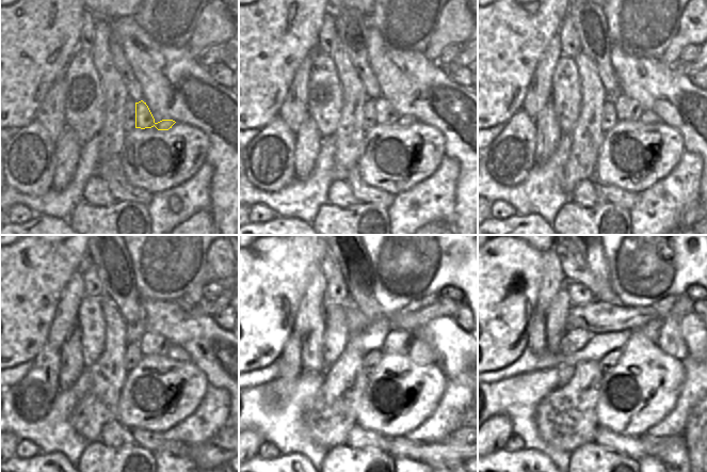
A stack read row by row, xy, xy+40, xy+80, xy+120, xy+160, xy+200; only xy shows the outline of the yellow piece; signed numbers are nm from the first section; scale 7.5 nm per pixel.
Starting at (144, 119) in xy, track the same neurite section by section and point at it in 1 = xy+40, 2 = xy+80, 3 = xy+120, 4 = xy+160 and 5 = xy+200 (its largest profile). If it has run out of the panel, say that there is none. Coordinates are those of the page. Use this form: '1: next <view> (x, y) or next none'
1: next xy+40 (385, 113)
2: next xy+80 (626, 108)
3: next xy+120 (150, 343)
4: next xy+160 (398, 341)
5: next xy+200 (665, 332)

